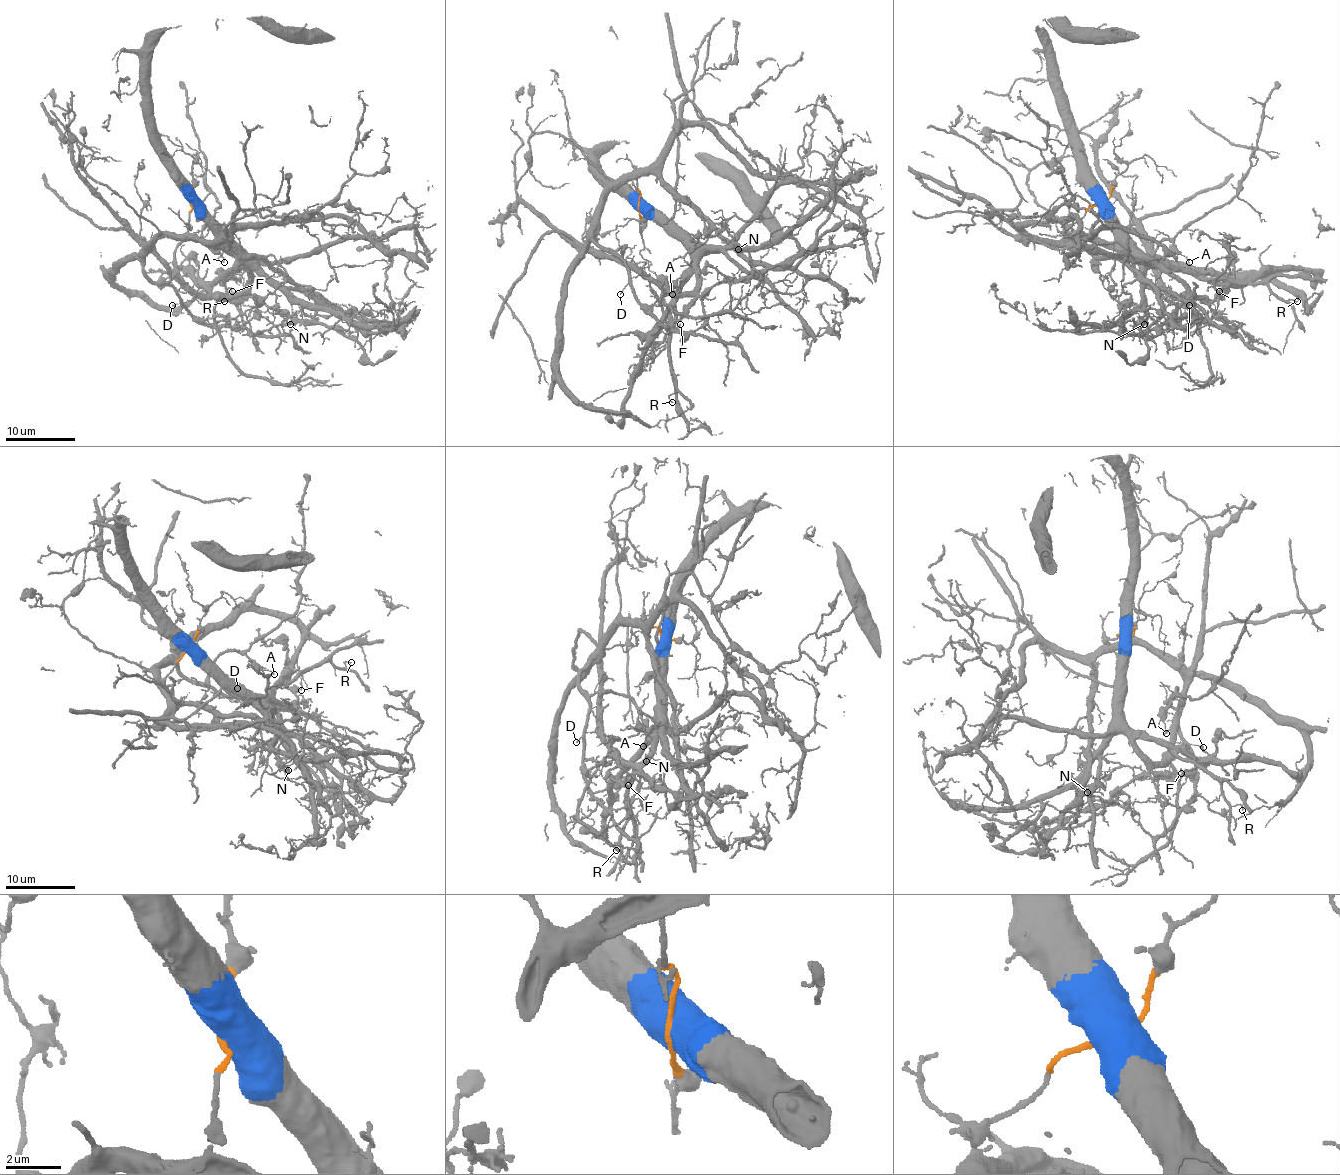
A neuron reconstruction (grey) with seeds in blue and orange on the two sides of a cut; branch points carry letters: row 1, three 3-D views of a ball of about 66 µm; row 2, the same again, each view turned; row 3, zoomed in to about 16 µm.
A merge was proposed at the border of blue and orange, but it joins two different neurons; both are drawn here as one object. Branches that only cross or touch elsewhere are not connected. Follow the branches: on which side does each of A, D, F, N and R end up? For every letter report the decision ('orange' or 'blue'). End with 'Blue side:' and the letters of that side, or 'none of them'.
A: orange
D: orange
F: blue
N: blue
R: blue
Blue side: F, N, R

